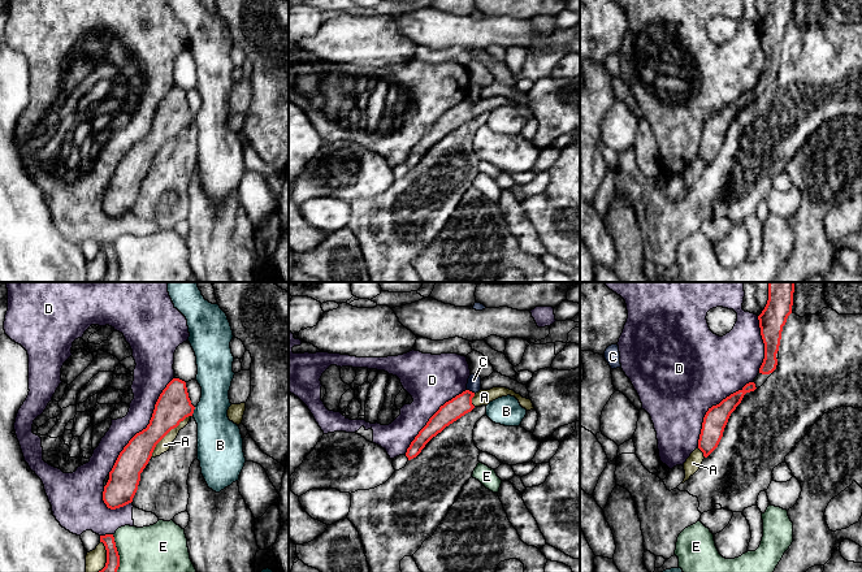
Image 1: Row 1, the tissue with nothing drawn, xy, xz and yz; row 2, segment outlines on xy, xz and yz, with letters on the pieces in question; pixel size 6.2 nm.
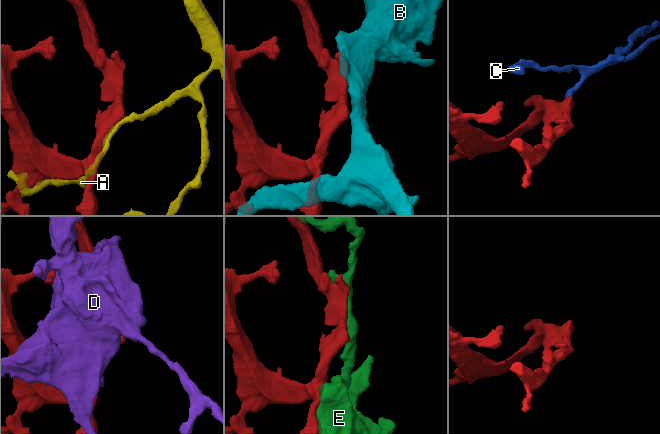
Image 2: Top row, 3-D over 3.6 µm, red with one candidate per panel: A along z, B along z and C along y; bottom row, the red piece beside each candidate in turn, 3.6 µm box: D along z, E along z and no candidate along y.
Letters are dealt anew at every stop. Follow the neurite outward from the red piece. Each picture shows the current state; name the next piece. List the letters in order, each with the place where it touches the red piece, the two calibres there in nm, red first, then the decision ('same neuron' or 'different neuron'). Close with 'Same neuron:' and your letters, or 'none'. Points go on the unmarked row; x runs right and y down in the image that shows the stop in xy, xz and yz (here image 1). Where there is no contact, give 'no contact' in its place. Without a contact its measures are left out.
A: contact xy (165, 143); calibres 220 and 80 nm; different neuron
B: contact xy (193, 120); calibres 220 and 280 nm; different neuron
C: contact xz (471, 100); calibres 130 and 90 nm; different neuron
D: contact xy (147, 135); calibres 220 and 190 nm; different neuron
E: contact xy (117, 263); calibres 100 and 440 nm; different neuron
Same neuron: none

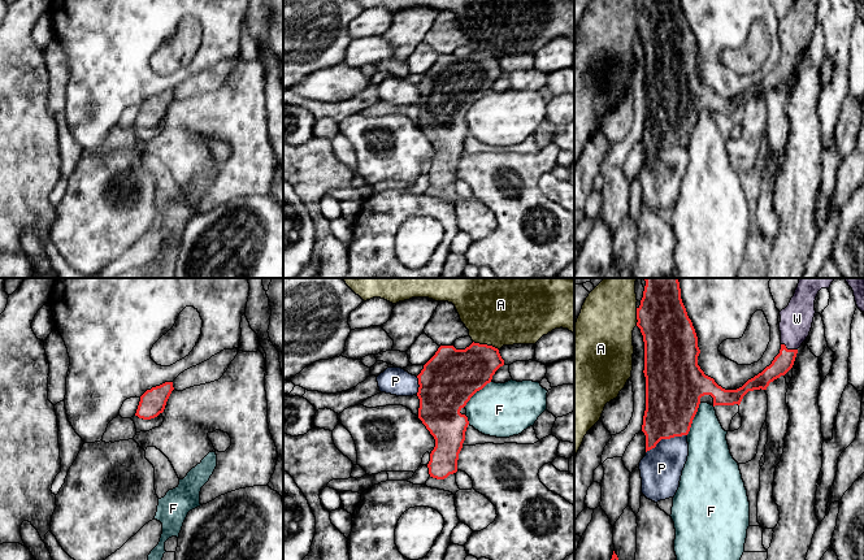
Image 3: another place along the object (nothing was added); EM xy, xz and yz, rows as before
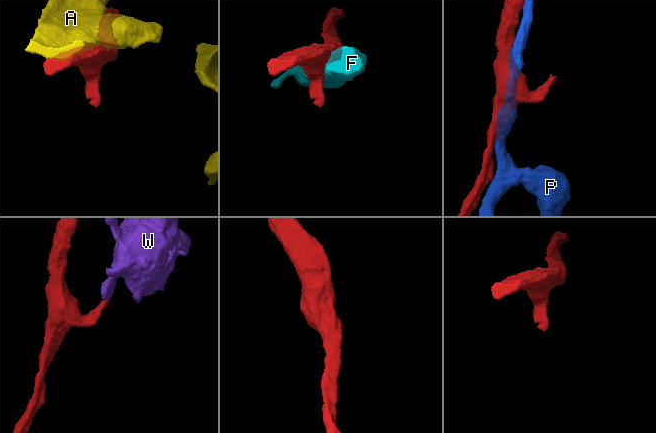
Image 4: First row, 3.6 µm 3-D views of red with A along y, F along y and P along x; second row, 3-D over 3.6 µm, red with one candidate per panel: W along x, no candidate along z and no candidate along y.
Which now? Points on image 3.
A: contact xz (486, 53); calibres 300 and 340 nm; different neuron
F: contact yz (693, 127); calibres 360 and 260 nm; different neuron
P: contact yz (665, 147); calibres 340 and 260 nm; different neuron
W: contact yz (789, 59); calibres 120 and 200 nm; same neuron
Same neuron: W

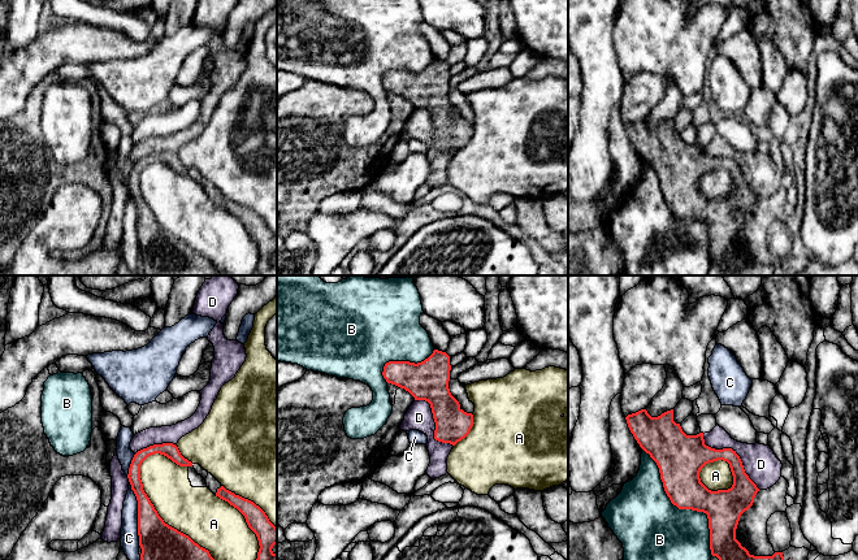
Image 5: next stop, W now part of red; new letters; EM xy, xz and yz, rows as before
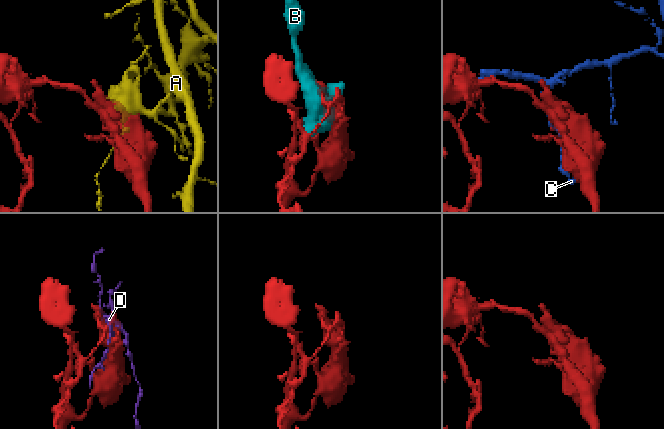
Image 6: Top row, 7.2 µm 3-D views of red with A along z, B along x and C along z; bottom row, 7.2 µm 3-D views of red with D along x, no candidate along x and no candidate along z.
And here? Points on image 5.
A: contact xy (160, 226); calibres 340 and 300 nm; different neuron
B: contact yz (683, 217); calibres 240 and 480 nm; different neuron
C: contact xy (138, 222); calibres 260 and 110 nm; different neuron
D: contact yz (733, 160); calibres 190 and 220 nm; different neuron
Same neuron: none

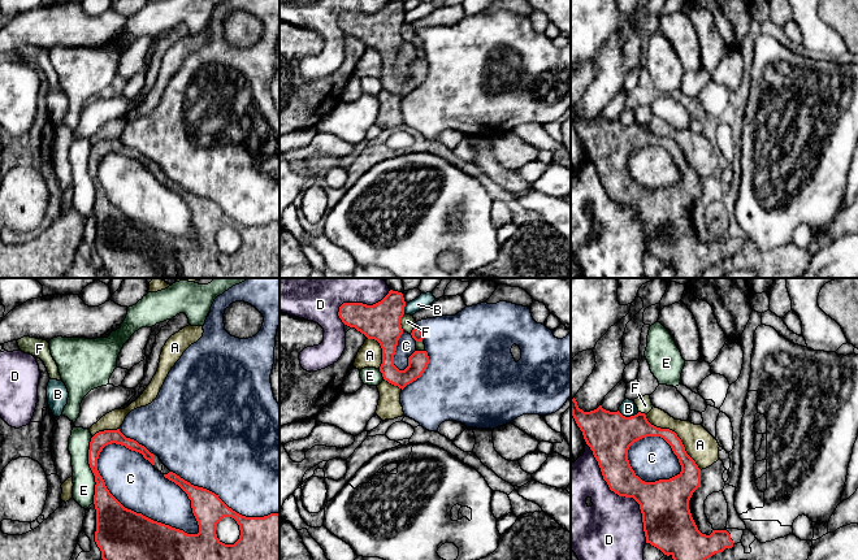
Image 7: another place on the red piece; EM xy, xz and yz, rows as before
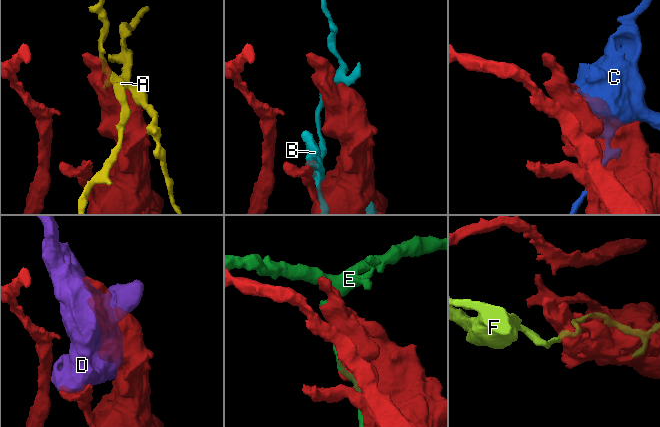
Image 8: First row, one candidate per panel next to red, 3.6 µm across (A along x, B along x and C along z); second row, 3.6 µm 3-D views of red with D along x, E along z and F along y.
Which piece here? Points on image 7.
A: contact yz (676, 144); calibres 150 and 190 nm; different neuron
B: contact yz (628, 126); calibres 280 and 100 nm; different neuron
C: contact xy (133, 220); calibres 420 and 300 nm; different neuron
D: contact yz (620, 204); calibres 260 and 420 nm; different neuron
E: contact xy (91, 178); calibres 150 and 140 nm; different neuron
F: contact xz (399, 31); calibres 240 and 90 nm; different neuron
Same neuron: none

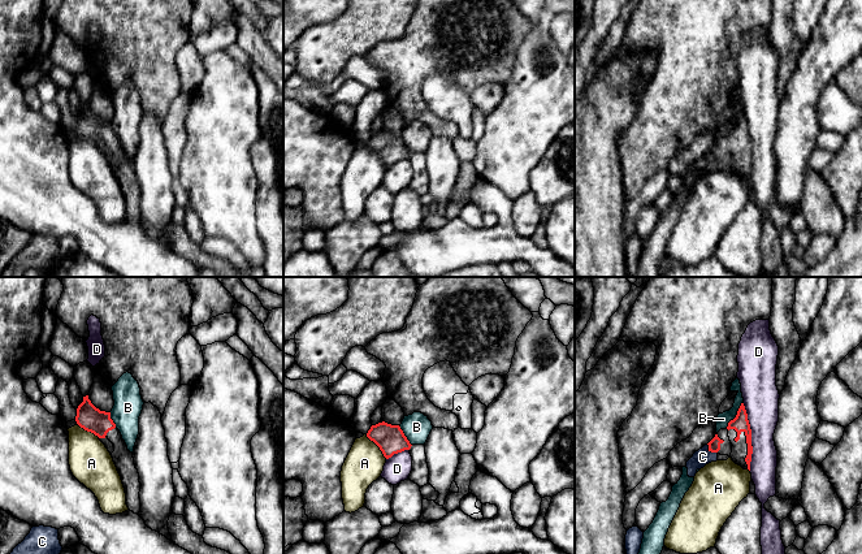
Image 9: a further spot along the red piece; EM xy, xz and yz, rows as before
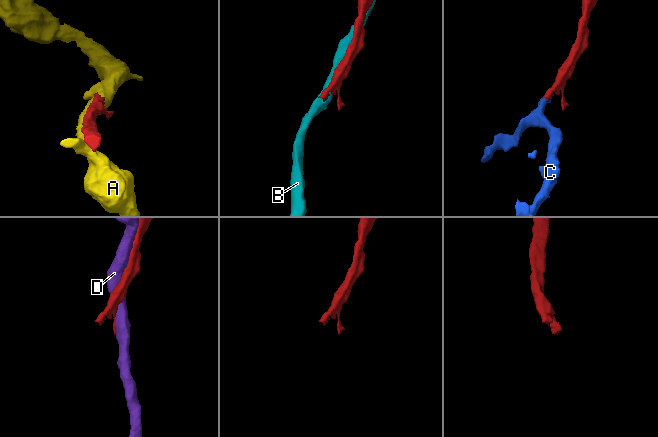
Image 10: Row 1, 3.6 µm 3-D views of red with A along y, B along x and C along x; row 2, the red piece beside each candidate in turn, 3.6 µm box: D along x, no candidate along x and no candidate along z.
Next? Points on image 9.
A: contact xz (377, 154); calibres 180 and 240 nm; different neuron
B: contact yz (736, 124); calibres 100 and 80 nm; different neuron
C: contact yz (710, 159); calibres 80 and 100 nm; same neuron
D: contact yz (750, 146); calibres 100 and 220 nm; different neuron
Same neuron: C

